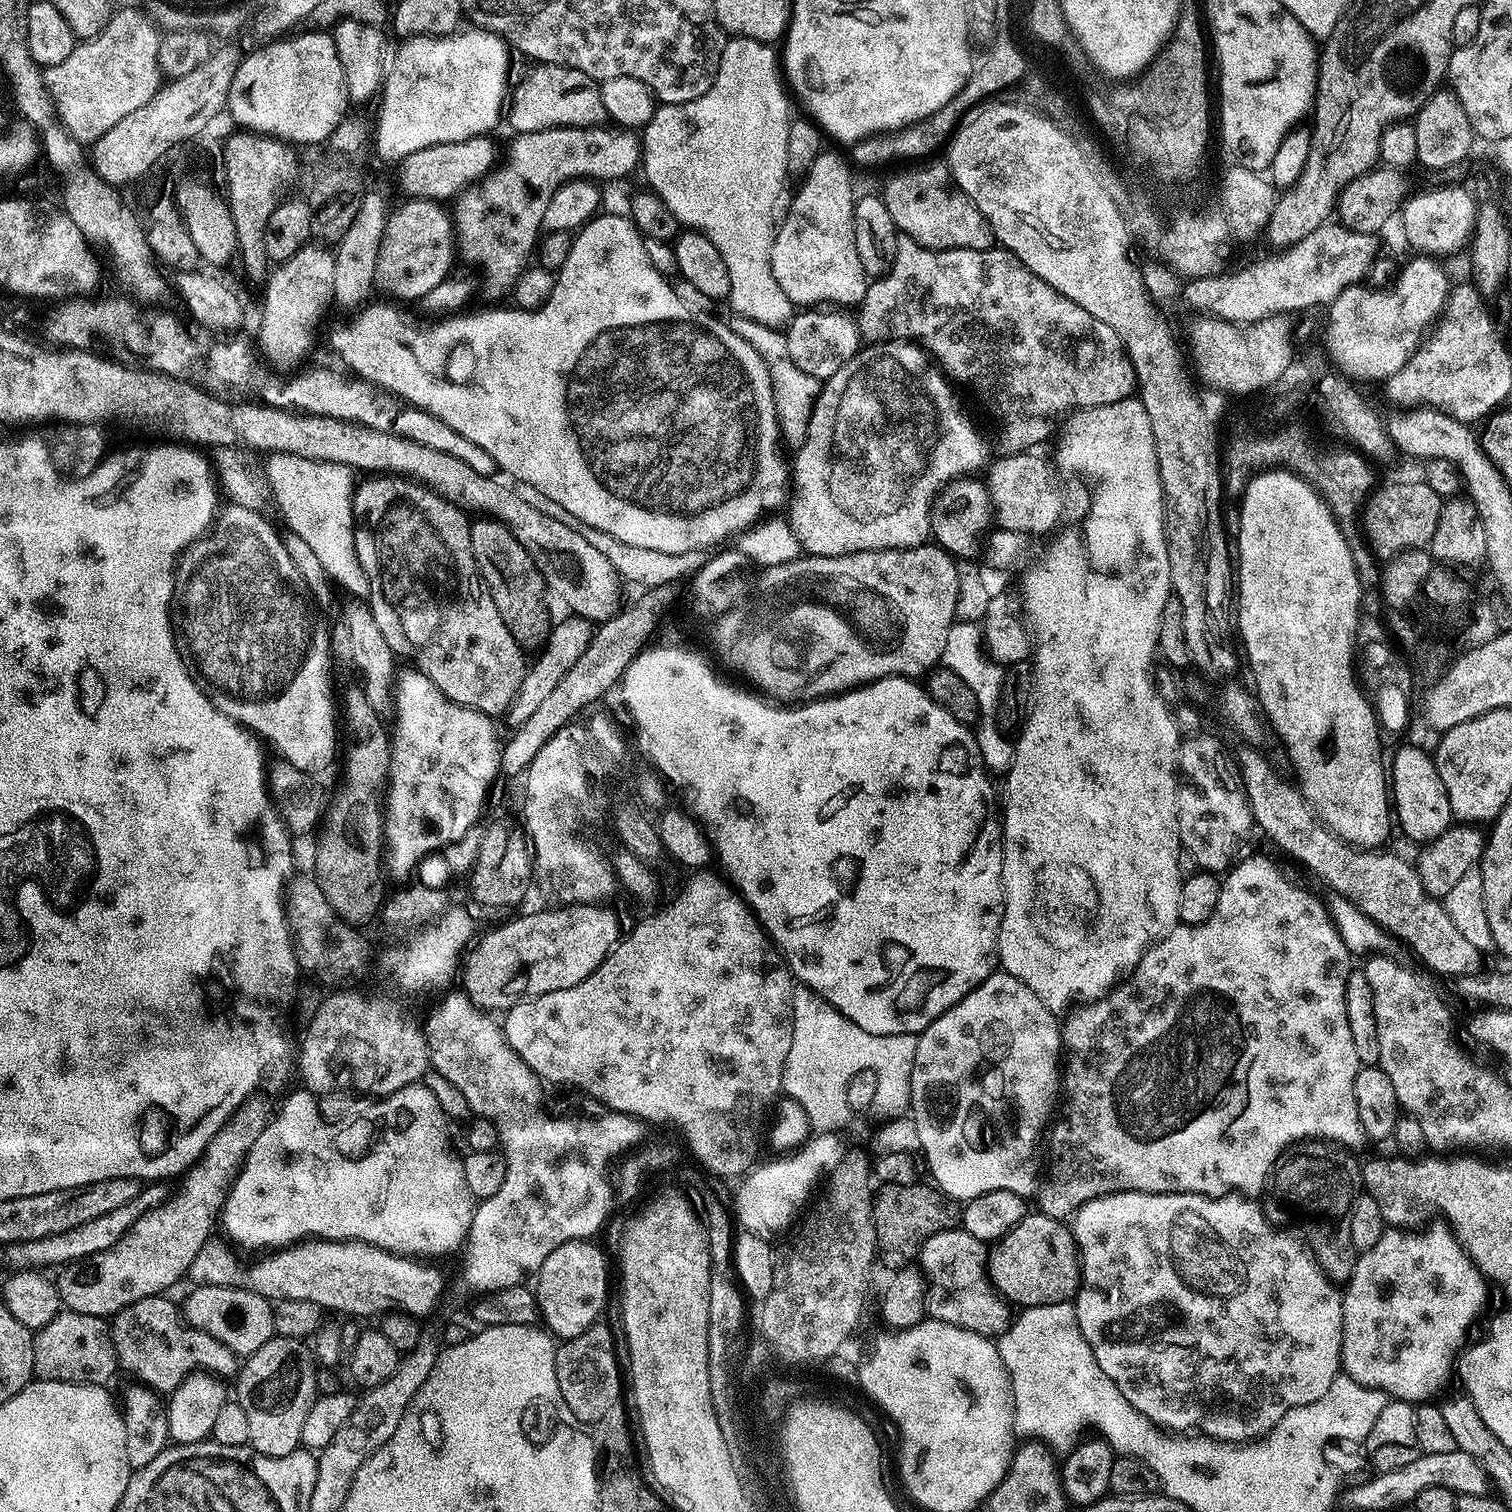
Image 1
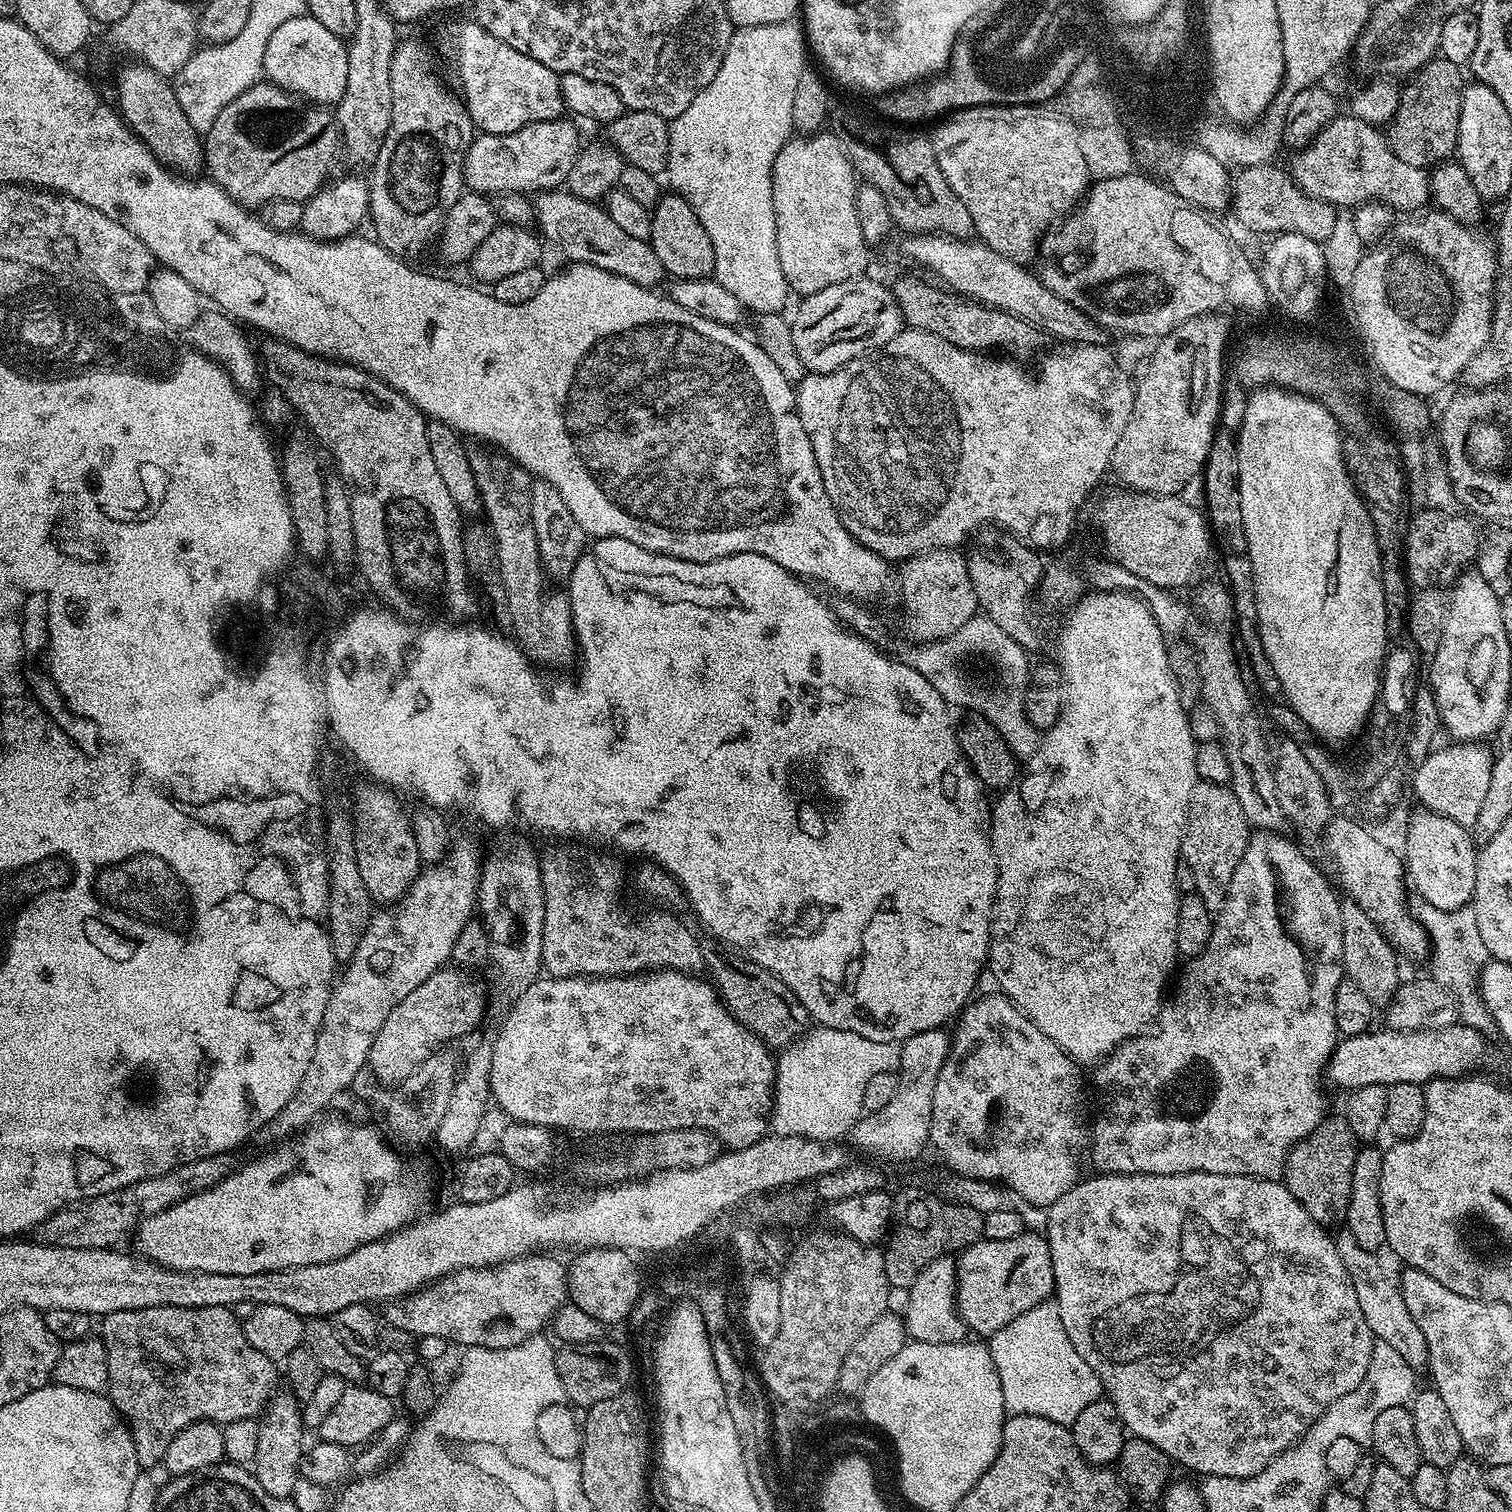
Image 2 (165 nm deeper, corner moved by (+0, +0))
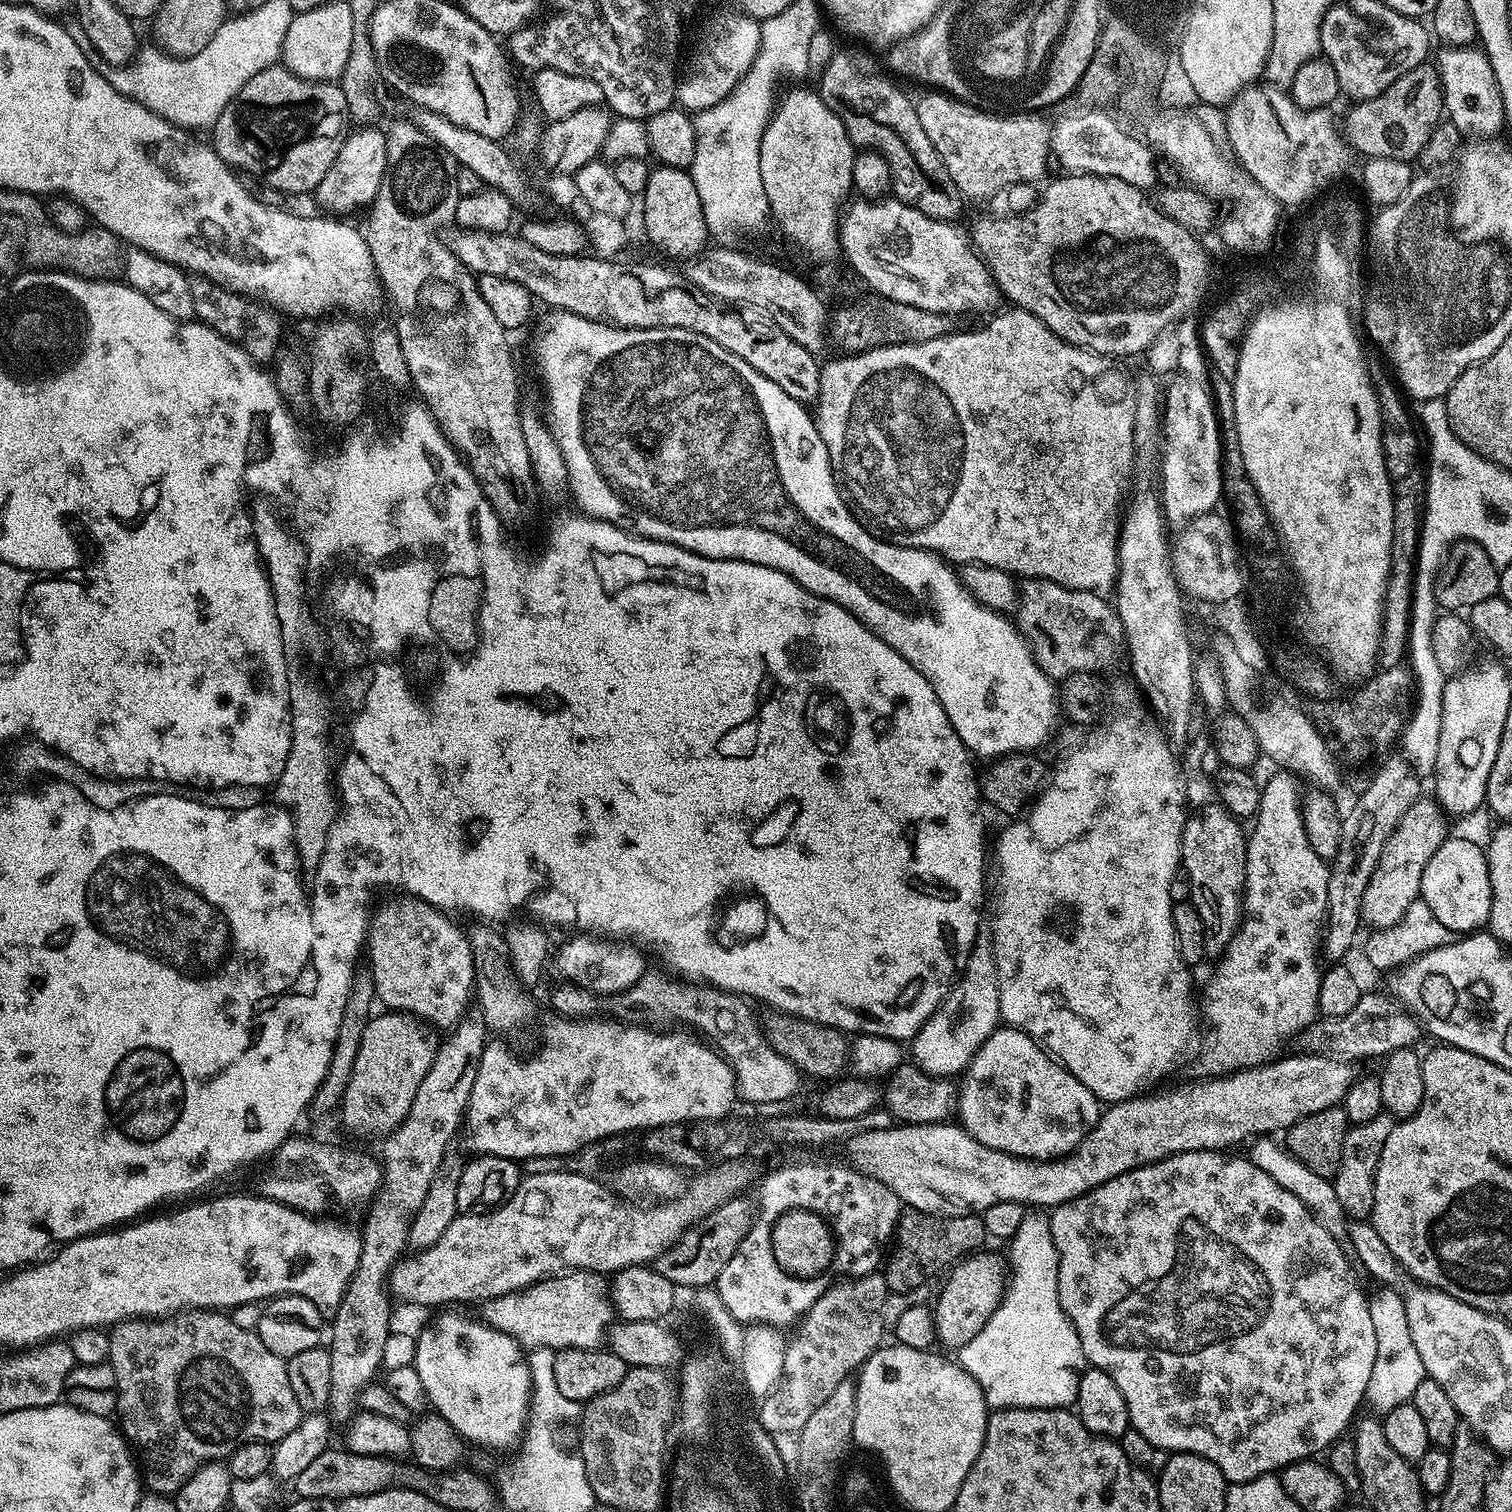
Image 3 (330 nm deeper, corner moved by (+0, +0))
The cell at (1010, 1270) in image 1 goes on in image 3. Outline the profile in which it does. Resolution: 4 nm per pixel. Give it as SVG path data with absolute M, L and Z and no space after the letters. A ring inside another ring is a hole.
M974 1254L957 1263L951 1269L948 1282L940 1292L934 1307L934 1319L936 1322L936 1339L948 1348L959 1350L968 1345L970 1338L986 1326L990 1314L1000 1304L1000 1297L1006 1287L1005 1273L1000 1273L1000 1268L994 1261L984 1254Z

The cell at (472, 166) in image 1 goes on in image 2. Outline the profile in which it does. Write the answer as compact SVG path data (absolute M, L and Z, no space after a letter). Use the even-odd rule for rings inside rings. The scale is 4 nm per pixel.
M568 118L559 120L539 120L514 130L514 134L480 134L473 139L464 155L464 183L473 192L481 194L539 194L548 189L559 189L568 175L573 175L576 161L582 147L580 132Z

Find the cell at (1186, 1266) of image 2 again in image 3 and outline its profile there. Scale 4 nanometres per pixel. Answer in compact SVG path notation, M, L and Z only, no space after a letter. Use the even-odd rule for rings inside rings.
M1220 1150L1214 1152L1183 1152L1177 1156L1168 1156L1153 1164L1135 1168L1126 1174L1118 1174L1118 1178L1110 1178L1110 1182L1102 1182L1102 1186L1074 1198L1070 1202L1057 1204L1050 1212L1050 1230L1054 1238L1054 1246L1060 1255L1058 1298L1062 1310L1070 1318L1070 1322L1082 1342L1085 1361L1091 1367L1101 1368L1106 1374L1110 1374L1110 1378L1114 1378L1118 1390L1122 1390L1122 1398L1126 1398L1130 1427L1138 1430L1138 1434L1142 1434L1142 1438L1154 1442L1154 1446L1165 1448L1170 1454L1173 1452L1189 1452L1214 1462L1214 1466L1218 1466L1218 1470L1222 1470L1222 1474L1229 1484L1245 1484L1259 1476L1279 1473L1280 1469L1286 1467L1287 1464L1307 1460L1323 1453L1347 1433L1344 1432L1347 1428L1349 1431L1350 1425L1358 1416L1356 1407L1360 1403L1362 1405L1365 1403L1368 1394L1370 1374L1374 1371L1374 1354L1378 1354L1378 1334L1374 1330L1374 1321L1370 1319L1369 1297L1364 1296L1363 1290L1360 1289L1360 1284L1356 1281L1355 1274L1352 1273L1353 1261L1350 1259L1349 1253L1342 1247L1341 1241L1336 1240L1330 1234L1330 1230L1320 1224L1315 1213L1305 1206L1293 1192L1282 1190L1282 1186L1278 1186L1278 1182L1274 1182L1274 1178L1270 1178L1270 1174L1258 1170L1258 1166L1254 1166L1251 1160L1247 1158L1235 1160L1234 1157L1228 1155L1232 1154L1225 1154Z

